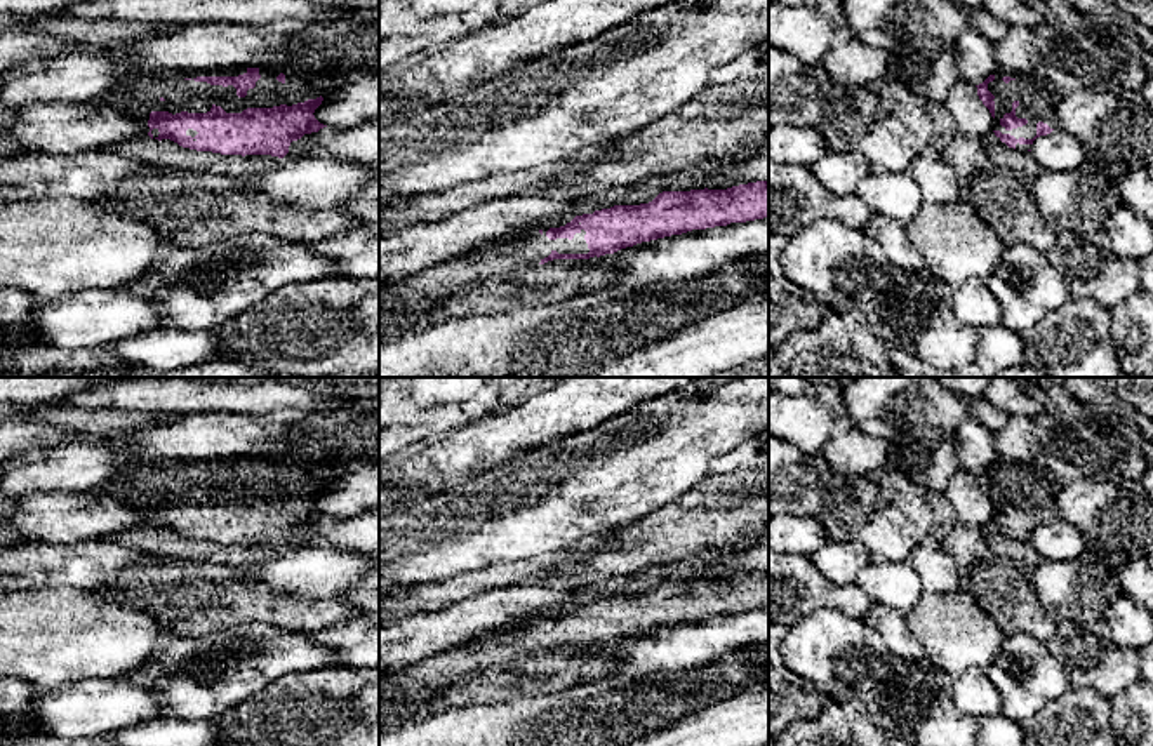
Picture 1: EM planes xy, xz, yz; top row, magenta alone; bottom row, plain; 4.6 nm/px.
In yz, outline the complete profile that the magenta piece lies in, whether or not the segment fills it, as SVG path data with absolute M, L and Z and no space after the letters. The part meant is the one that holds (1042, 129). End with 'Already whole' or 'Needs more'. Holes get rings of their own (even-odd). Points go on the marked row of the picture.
M996 66L976 87L993 117L995 136L1009 148L1031 151L1036 137L1057 129L1059 96L1045 78Z. Needs more

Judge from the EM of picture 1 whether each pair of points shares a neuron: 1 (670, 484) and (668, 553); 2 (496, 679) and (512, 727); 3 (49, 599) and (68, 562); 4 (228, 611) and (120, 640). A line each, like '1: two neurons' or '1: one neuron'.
1: two neurons
2: two neurons
3: two neurons
4: two neurons

